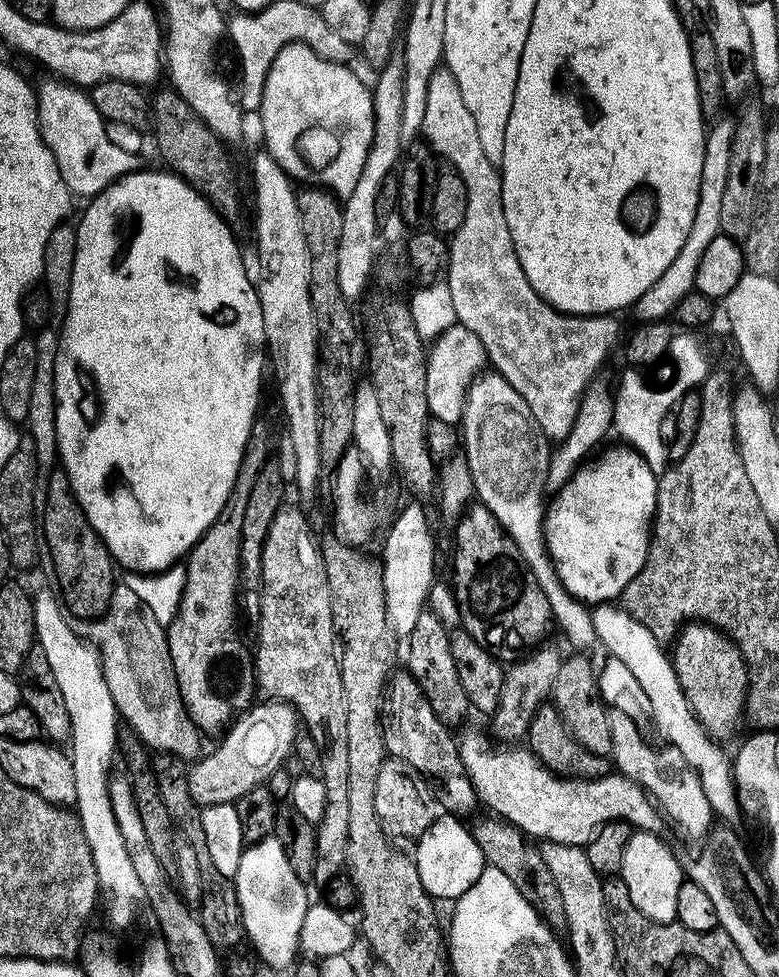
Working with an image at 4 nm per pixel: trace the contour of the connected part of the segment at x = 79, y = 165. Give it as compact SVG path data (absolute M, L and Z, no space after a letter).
M47 78L36 88L37 120L44 144L58 162L62 180L73 197L91 198L141 167L139 155L131 156L114 146L106 135L106 122L90 114L90 96L83 87L60 78Z

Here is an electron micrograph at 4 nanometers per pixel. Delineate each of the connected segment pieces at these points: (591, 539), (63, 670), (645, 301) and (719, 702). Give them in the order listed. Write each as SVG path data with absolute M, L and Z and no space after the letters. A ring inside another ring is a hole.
M620 447L624 448L608 448L593 464L577 467L546 508L544 542L548 545L548 555L552 557L562 586L566 586L574 599L582 600L588 606L607 604L623 597L626 586L634 582L638 570L642 570L646 562L656 518L657 472L650 470L646 458L642 458L635 448Z
M35 593L32 605L36 623L36 644L46 654L46 662L50 662L54 678L58 678L58 690L62 690L62 698L66 698L66 710L70 710L70 755L74 766L76 791L74 812L92 851L103 895L108 895L108 920L114 927L124 928L136 916L136 896L138 898L140 884L138 875L134 874L134 867L131 866L130 857L126 854L108 789L112 755L116 752L116 703L104 681L104 671L96 645L72 629L57 593Z
M720 122L716 128L707 133L706 151L702 158L702 186L698 190L698 210L694 214L694 222L690 222L690 234L686 234L686 242L682 242L682 250L674 257L674 262L662 270L662 278L642 294L634 305L634 312L641 317L641 321L663 320L671 317L686 294L694 291L696 275L698 274L698 262L702 259L702 253L710 247L710 241L715 236L721 235L720 223L722 222L722 197L726 191L726 178L730 178L730 152L732 150L733 125Z
M689 622L680 629L675 637L674 645L676 649L671 649L670 659L672 668L676 672L678 682L684 691L684 697L688 699L688 705L692 707L692 712L700 719L700 725L705 728L709 736L717 742L725 742L740 728L740 720L745 719L746 705L748 703L748 663L742 658L736 643L724 632L710 624L703 622Z

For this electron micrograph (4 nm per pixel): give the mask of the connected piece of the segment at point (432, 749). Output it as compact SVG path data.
M400 670L389 679L382 705L384 751L393 760L401 760L418 770L432 786L437 805L445 813L459 818L478 808L472 780L464 770L457 737L451 736L449 725L434 714L434 706L426 702L422 686L407 670Z

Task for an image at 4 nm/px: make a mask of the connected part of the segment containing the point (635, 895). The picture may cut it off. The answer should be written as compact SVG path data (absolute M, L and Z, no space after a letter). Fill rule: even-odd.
M633 831L632 837L626 842L626 854L622 854L622 866L618 875L626 882L626 890L630 890L630 902L634 902L634 906L638 906L638 910L642 914L646 914L646 918L659 924L670 924L676 919L678 886L682 886L686 872L682 864L680 868L675 854L658 837L656 832Z

